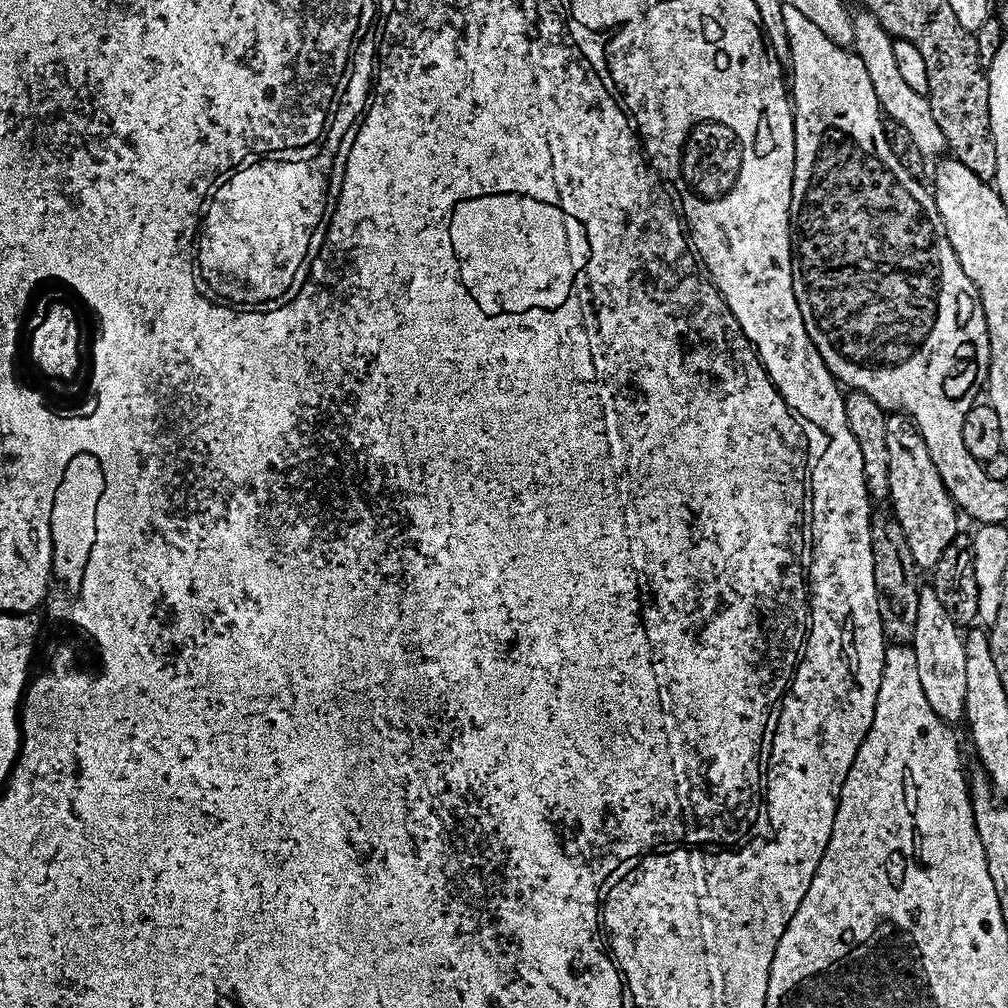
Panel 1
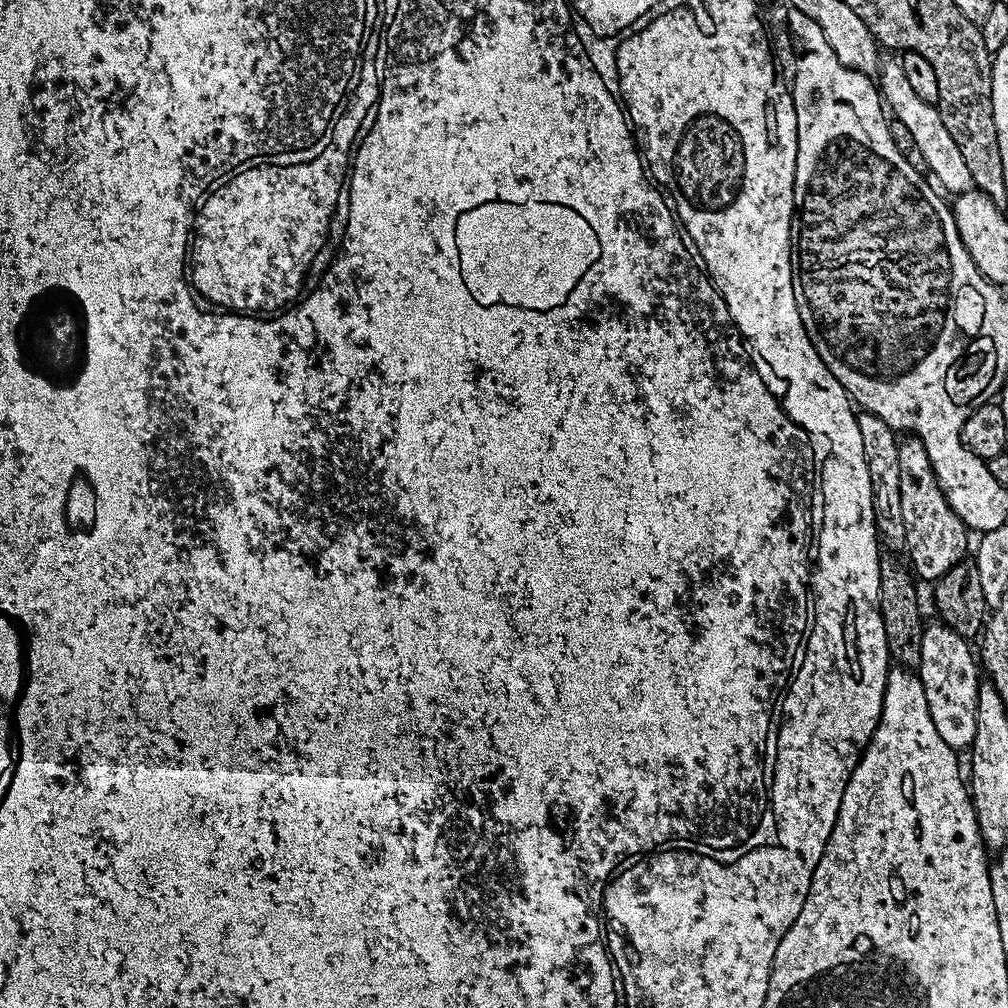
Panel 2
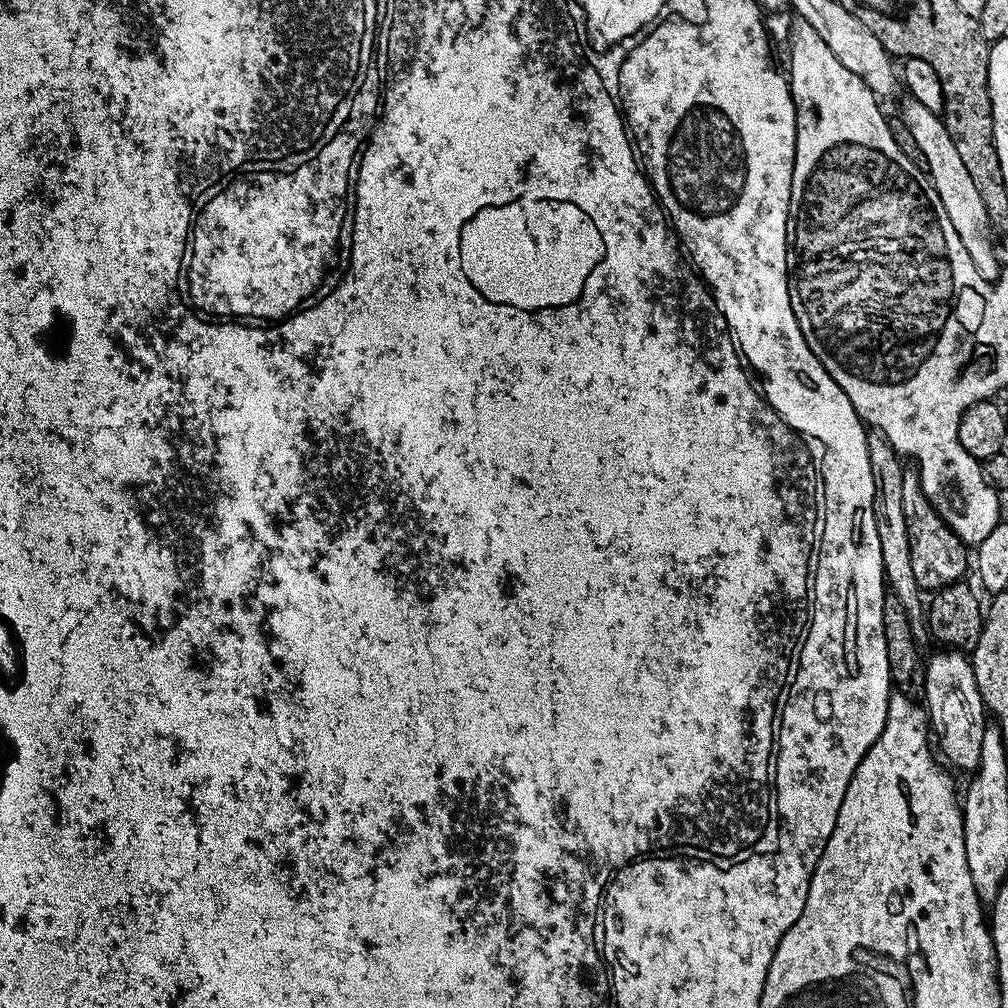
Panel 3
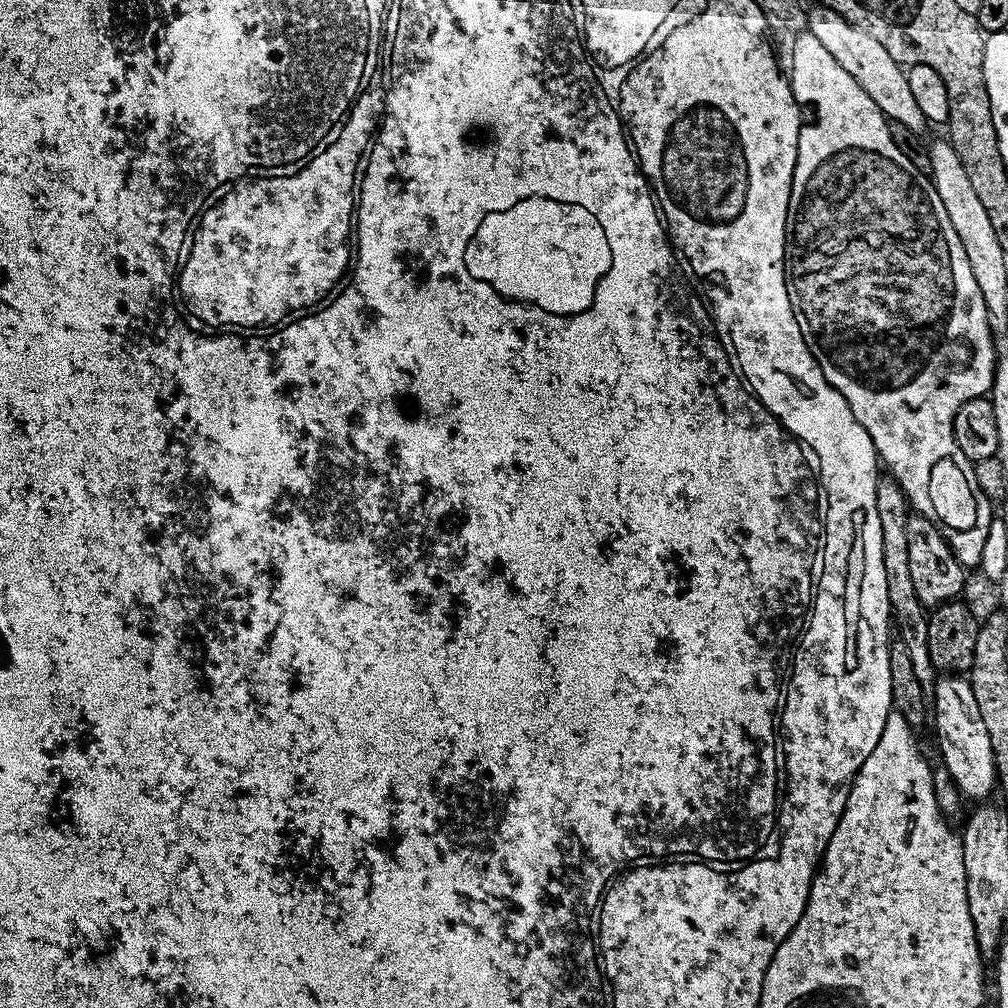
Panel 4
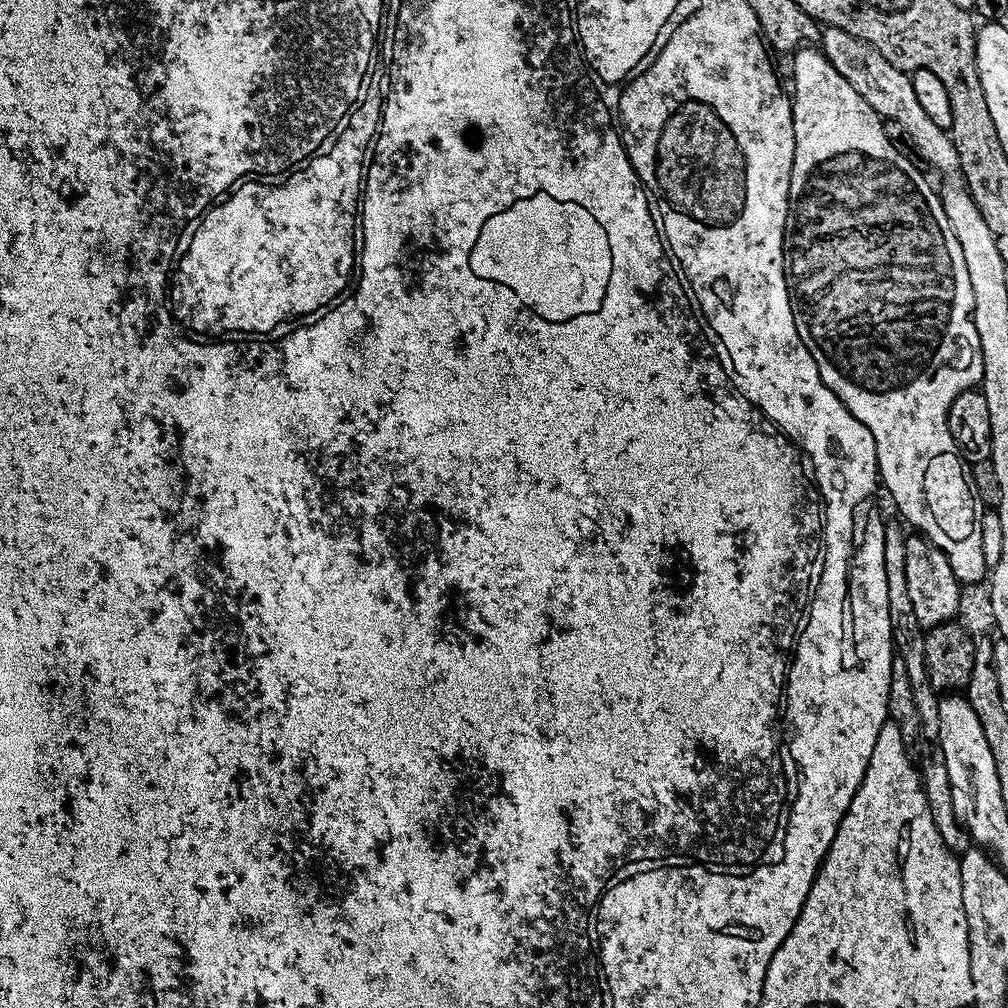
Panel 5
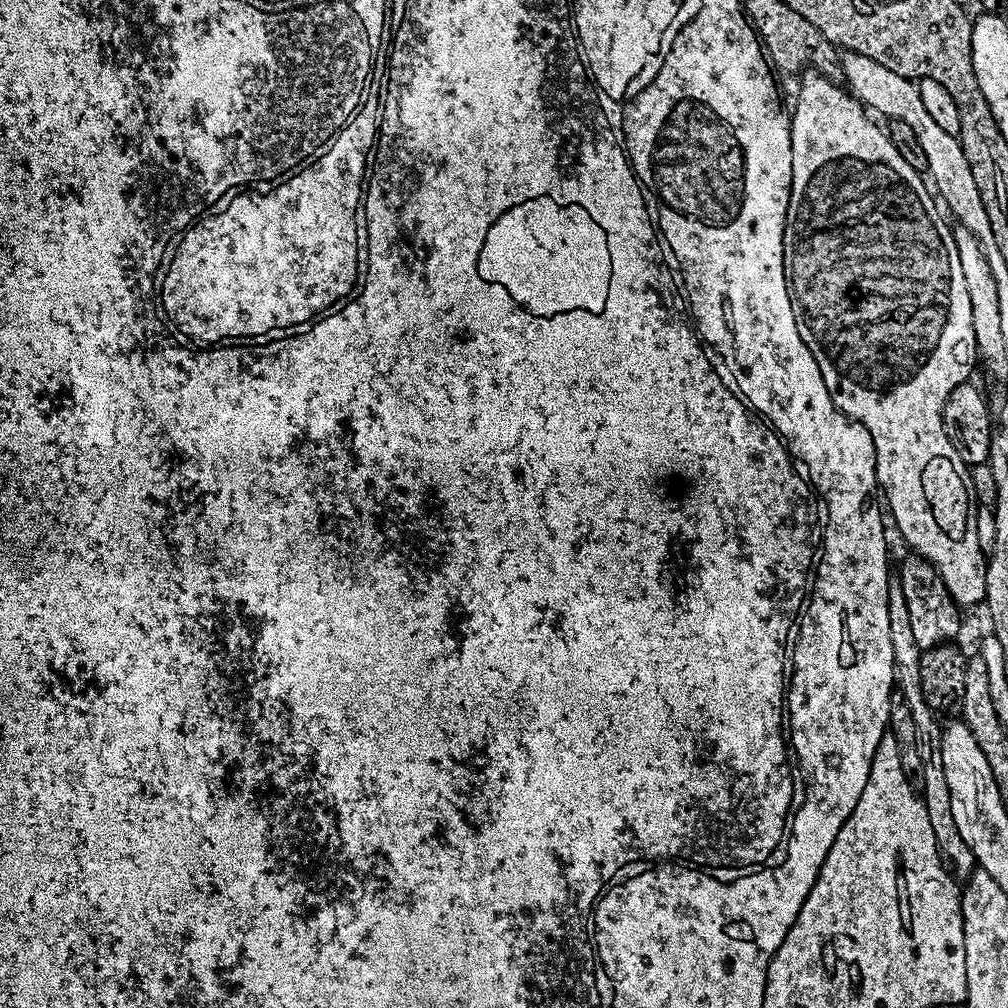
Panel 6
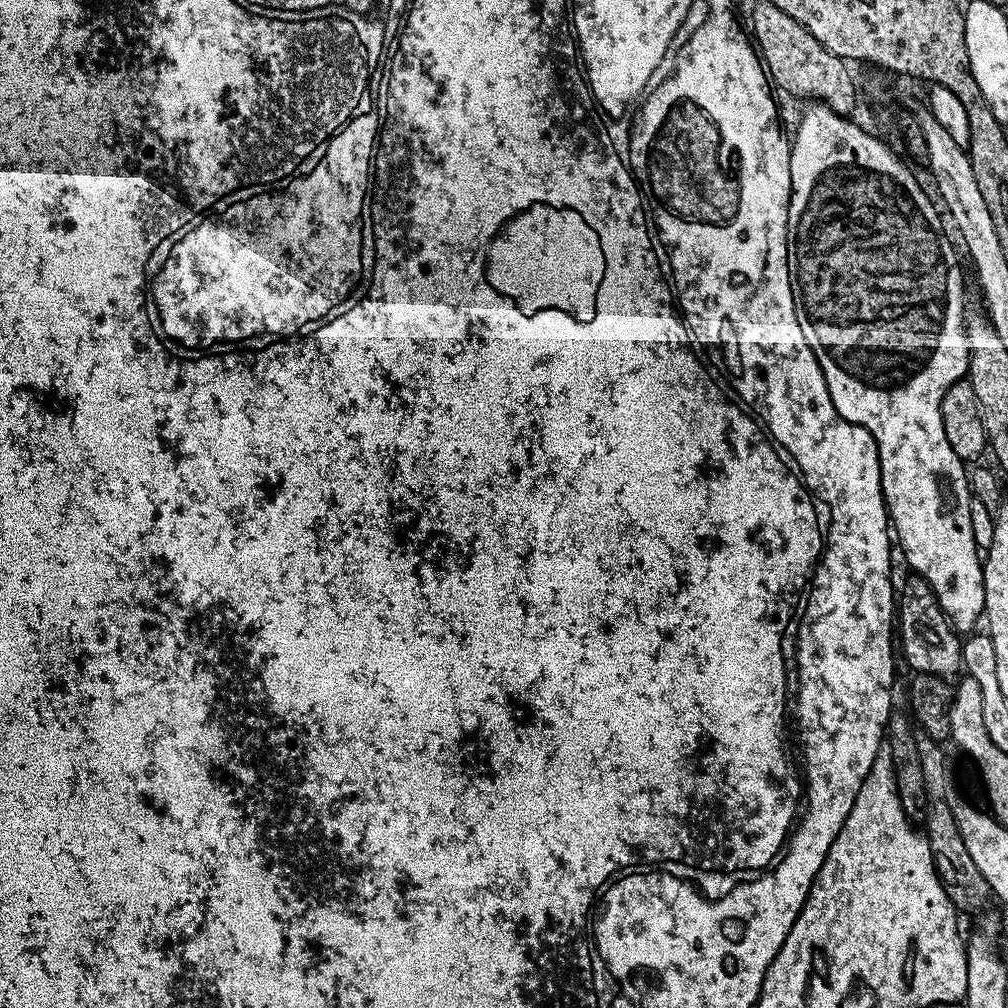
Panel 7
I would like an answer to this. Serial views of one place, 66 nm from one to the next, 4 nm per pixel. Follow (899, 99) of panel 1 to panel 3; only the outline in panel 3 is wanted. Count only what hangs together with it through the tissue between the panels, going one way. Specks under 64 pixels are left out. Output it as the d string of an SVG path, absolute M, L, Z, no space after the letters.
M911 98L905 101L902 117L906 126L910 128L911 136L918 142L919 149L923 151L923 156L927 157L928 179L932 181L934 190L938 190L938 198L942 198L942 207L950 217L958 238L962 238L962 246L966 246L966 254L970 254L974 270L978 270L978 274L982 274L984 280L997 280L1002 262L996 257L996 248L988 238L990 225L986 206L982 206L982 198L974 187L974 181L970 179L970 174L958 155L958 149L954 147L954 138L950 138L950 130L946 130L943 119L937 113L926 110L922 102Z

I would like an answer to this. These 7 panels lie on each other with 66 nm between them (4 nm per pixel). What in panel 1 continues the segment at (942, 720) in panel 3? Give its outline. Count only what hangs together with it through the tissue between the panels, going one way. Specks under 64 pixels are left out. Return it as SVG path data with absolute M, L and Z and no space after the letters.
M924 586L918 598L918 622L914 626L914 634L910 641L914 650L914 658L918 666L918 680L930 706L943 720L963 721L964 703L966 702L966 646L961 625L942 606L942 598L938 598L936 589Z

